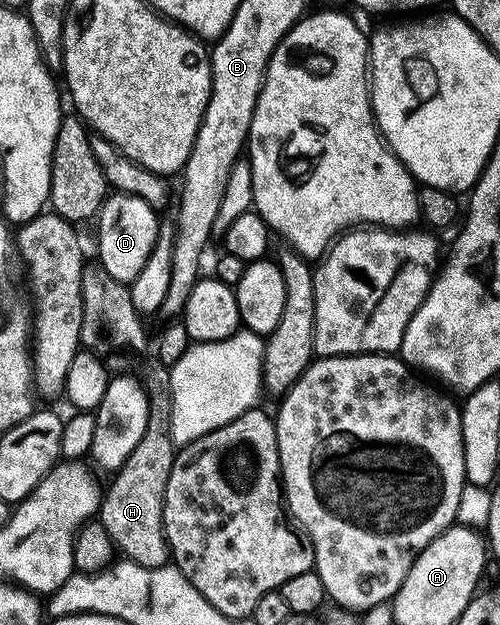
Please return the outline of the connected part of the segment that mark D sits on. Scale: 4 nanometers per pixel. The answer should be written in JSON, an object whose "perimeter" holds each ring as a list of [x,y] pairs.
{"perimeter":[[[115,193],[104,203],[100,222],[100,260],[105,272],[116,282],[131,285],[146,268],[160,237],[162,222],[159,213],[139,197]]]}

